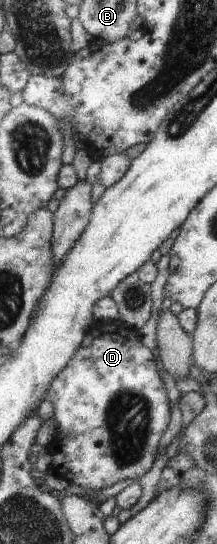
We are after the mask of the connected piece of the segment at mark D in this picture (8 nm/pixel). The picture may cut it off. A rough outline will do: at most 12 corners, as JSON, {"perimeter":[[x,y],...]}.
{"perimeter":[[96,322],[46,400],[49,471],[153,468],[169,392],[138,328]]}

